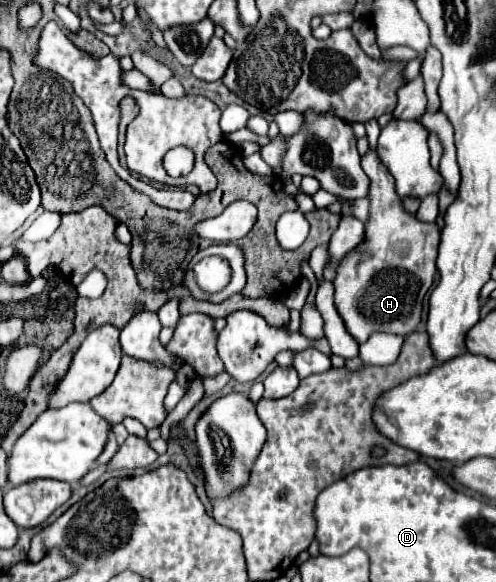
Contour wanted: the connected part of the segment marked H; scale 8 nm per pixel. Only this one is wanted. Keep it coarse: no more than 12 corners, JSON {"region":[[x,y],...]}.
{"region":[[376,150],[366,238],[340,262],[336,310],[358,344],[420,324],[436,224],[402,208]]}

